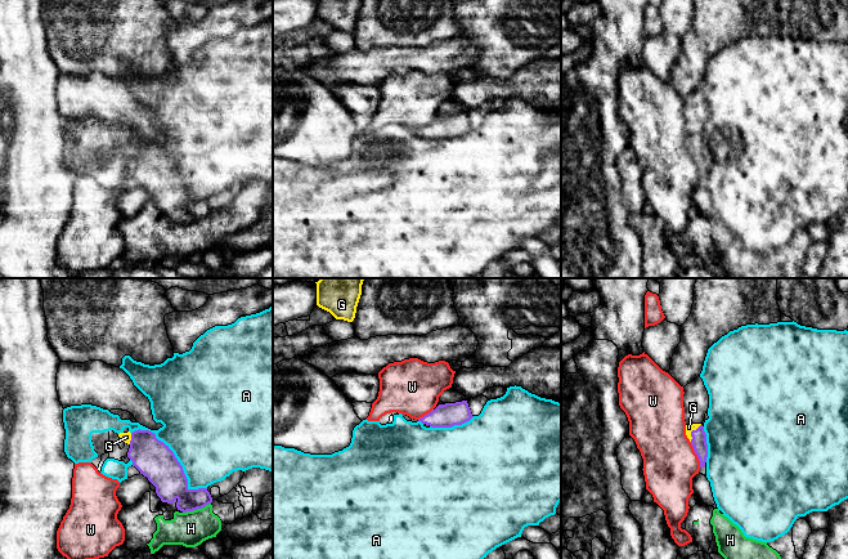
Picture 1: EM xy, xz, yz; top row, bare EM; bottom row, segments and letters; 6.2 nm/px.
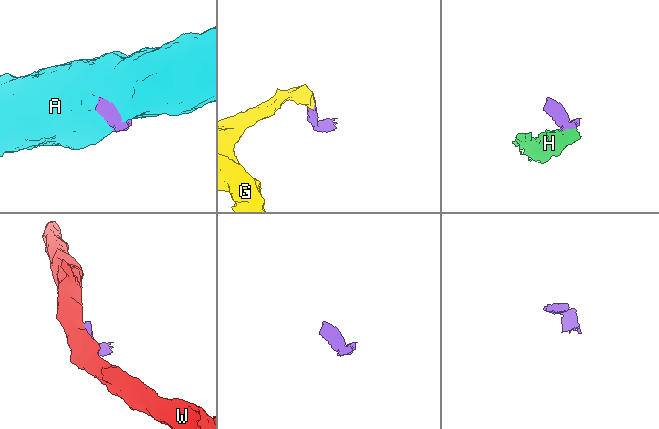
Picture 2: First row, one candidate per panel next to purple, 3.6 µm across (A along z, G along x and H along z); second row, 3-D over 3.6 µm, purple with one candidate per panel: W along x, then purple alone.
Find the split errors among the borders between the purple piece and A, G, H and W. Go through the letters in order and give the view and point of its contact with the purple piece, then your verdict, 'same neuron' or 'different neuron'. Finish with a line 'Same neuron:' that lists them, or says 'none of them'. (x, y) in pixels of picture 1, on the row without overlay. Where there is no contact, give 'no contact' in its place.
A: contact xy (175, 169); different neuron
G: contact yz (691, 143); same neuron
H: contact xy (196, 220); different neuron
W: contact yz (696, 165); different neuron
Same neuron: G

